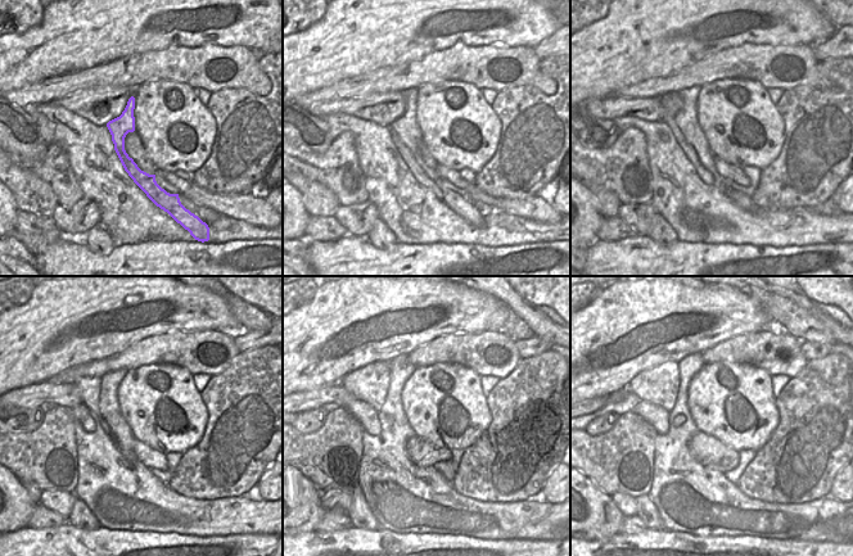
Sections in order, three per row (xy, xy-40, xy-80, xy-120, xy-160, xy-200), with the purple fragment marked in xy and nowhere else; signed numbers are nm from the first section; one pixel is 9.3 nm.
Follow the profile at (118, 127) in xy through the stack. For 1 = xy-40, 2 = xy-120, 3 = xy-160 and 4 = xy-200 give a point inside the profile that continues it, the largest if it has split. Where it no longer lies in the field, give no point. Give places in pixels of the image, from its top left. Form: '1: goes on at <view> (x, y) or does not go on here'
1: goes on at xy-40 (406, 135)
2: goes on at xy-120 (99, 396)
3: goes on at xy-160 (379, 384)
4: goes on at xy-200 (667, 384)

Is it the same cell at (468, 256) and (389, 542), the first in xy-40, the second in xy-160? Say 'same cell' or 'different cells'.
same cell

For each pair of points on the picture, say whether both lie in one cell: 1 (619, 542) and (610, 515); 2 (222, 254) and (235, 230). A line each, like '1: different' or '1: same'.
1: different
2: different

